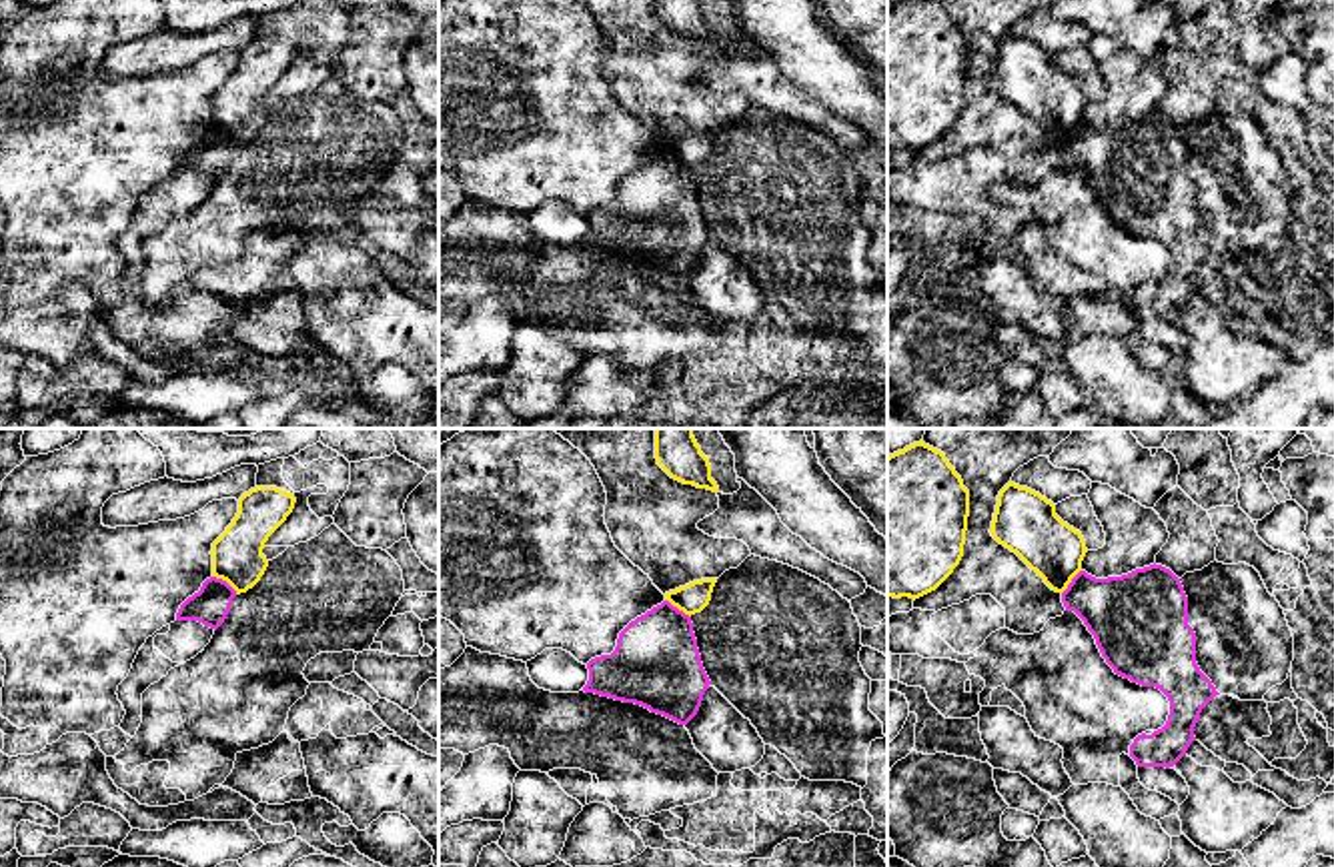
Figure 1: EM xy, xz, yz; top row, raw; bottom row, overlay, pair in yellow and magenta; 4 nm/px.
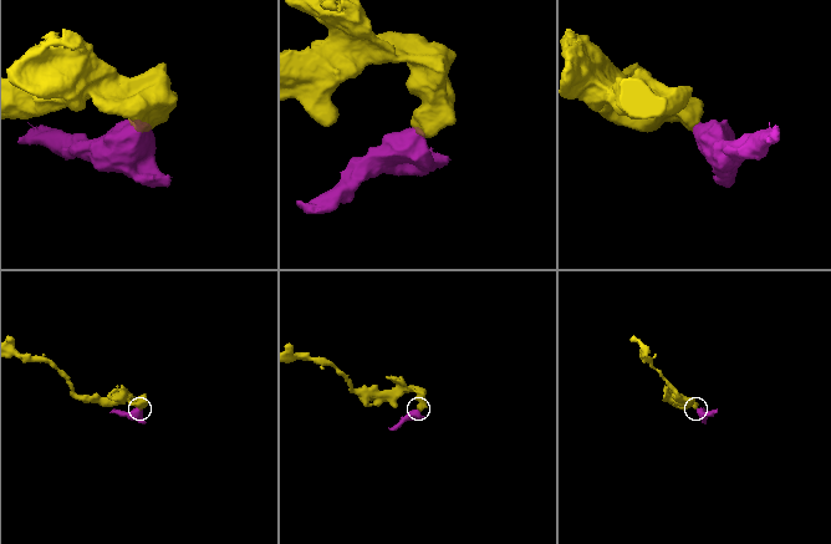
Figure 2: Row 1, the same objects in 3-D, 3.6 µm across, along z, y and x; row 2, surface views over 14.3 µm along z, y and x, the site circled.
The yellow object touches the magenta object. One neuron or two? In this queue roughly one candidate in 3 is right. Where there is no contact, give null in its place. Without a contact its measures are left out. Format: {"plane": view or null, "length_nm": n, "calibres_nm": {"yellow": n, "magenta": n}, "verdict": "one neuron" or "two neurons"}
{"plane": "xy", "length_nm": 130, "calibres_nm": {"yellow": 200, "magenta": 150}, "verdict": "two neurons"}

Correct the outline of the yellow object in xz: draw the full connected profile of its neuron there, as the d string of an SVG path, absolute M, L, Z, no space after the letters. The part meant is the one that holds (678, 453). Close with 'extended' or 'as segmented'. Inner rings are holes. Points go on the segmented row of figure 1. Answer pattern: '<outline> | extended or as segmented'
M655 428L655 459L671 479L697 489L719 491L693 428Z | as segmented

